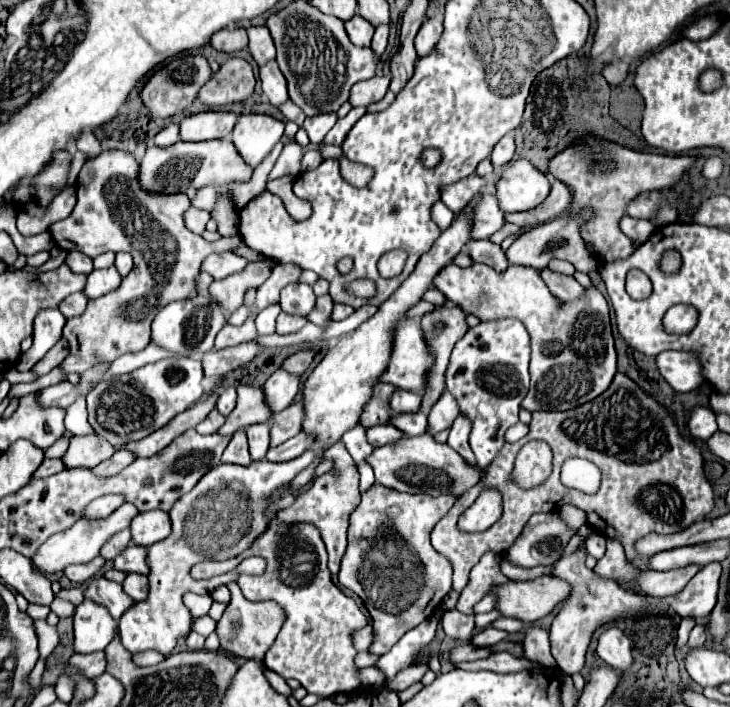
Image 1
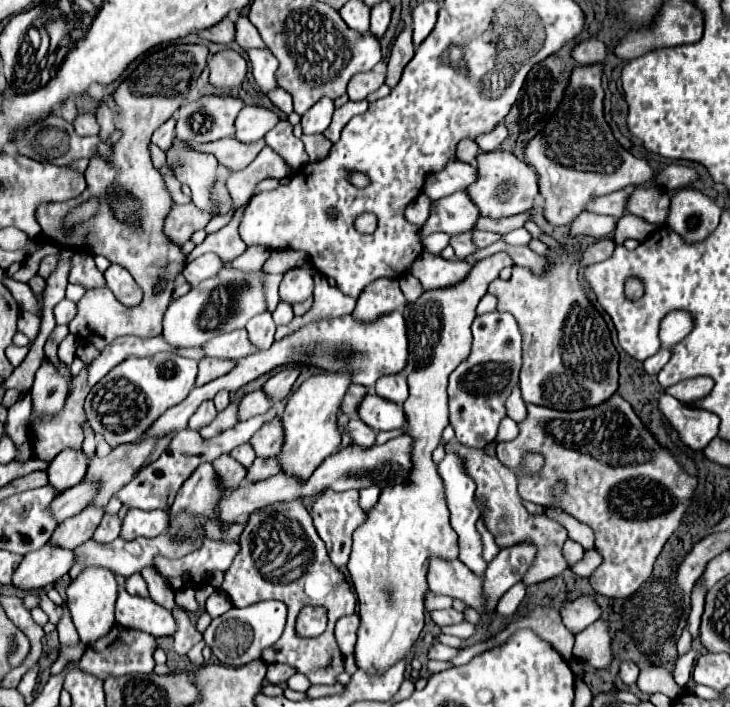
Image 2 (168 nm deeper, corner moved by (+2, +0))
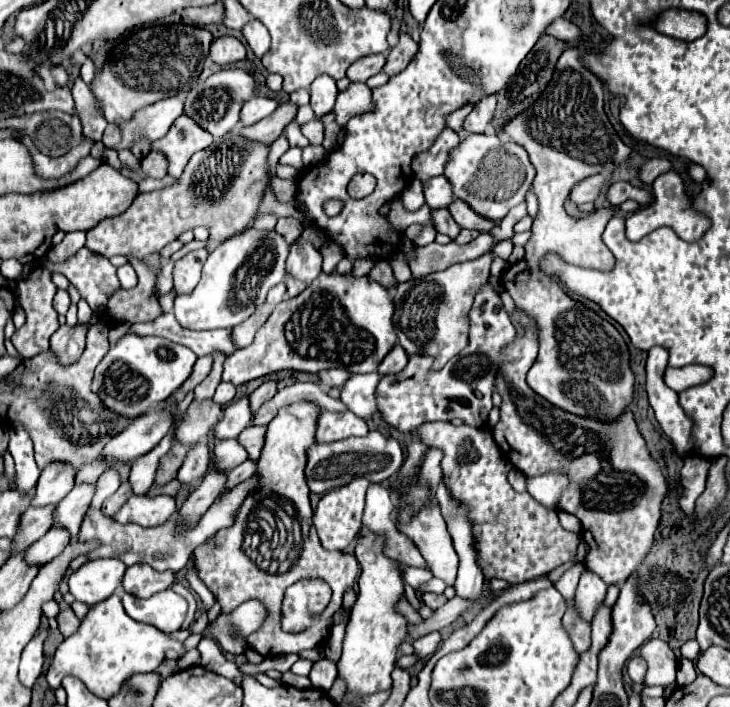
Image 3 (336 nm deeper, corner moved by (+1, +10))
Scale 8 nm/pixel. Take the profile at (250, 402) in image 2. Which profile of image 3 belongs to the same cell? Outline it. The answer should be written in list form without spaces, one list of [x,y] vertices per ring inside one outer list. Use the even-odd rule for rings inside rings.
[[[241,398],[237,402],[231,402],[225,408],[223,418],[217,422],[217,428],[213,432],[215,440],[231,440],[237,438],[245,426],[249,426],[251,414],[249,414],[249,400]]]

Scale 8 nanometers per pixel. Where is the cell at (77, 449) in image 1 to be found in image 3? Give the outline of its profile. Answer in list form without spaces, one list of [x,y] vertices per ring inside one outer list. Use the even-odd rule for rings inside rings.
[[[51,462],[39,476],[31,506],[57,506],[73,488],[75,474],[69,464]]]

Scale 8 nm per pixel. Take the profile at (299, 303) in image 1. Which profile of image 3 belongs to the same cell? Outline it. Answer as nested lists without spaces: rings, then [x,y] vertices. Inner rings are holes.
[[[295,240],[287,256],[287,272],[309,284],[321,274],[321,252],[307,240]]]

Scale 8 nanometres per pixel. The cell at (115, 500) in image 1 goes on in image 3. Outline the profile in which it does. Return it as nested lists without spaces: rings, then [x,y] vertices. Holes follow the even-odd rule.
[[[51,528],[43,538],[39,538],[25,550],[25,562],[43,566],[55,556],[59,556],[67,544],[69,544],[69,534],[63,528]]]

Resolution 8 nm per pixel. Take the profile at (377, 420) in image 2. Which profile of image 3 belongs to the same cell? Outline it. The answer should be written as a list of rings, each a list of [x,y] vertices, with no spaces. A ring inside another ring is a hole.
[[[351,374],[349,380],[343,384],[341,400],[355,412],[359,418],[371,418],[377,414],[375,404],[375,388],[379,382],[379,374]]]

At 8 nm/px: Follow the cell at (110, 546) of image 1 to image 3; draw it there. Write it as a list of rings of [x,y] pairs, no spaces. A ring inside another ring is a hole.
[[[123,482],[123,484],[119,486],[119,490],[117,490],[115,494],[111,494],[111,496],[103,502],[103,512],[105,512],[107,516],[113,516],[131,496],[133,496],[131,484],[129,484],[129,482]]]

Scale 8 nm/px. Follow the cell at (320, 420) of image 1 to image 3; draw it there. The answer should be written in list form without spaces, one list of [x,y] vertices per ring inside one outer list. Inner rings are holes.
[[[299,402],[299,404],[291,404],[281,408],[281,412],[275,416],[273,422],[269,422],[267,426],[267,434],[265,434],[265,446],[261,452],[261,458],[257,460],[257,472],[255,476],[259,478],[259,488],[255,488],[241,504],[233,526],[223,528],[221,532],[217,532],[217,536],[211,536],[211,540],[205,540],[205,544],[201,544],[201,548],[197,548],[195,556],[195,568],[197,568],[197,576],[199,580],[211,590],[215,602],[221,606],[221,612],[229,614],[233,612],[239,604],[247,602],[247,600],[261,600],[269,612],[269,616],[265,618],[265,624],[261,624],[259,632],[253,632],[251,636],[247,636],[247,644],[259,652],[261,656],[279,656],[279,654],[291,654],[291,652],[301,652],[305,648],[315,648],[321,642],[327,640],[329,636],[329,628],[331,628],[331,616],[337,612],[337,608],[341,608],[341,598],[343,592],[353,586],[357,574],[359,574],[359,562],[353,554],[345,554],[345,552],[327,552],[321,548],[319,544],[319,536],[313,528],[313,510],[309,504],[309,488],[305,482],[305,462],[307,462],[307,448],[315,444],[315,426],[317,426],[317,416],[319,416],[319,408],[313,402]],[[301,578],[323,578],[331,590],[331,602],[327,604],[327,608],[317,616],[317,624],[309,626],[303,632],[295,632],[295,634],[287,634],[281,630],[281,600],[283,600],[283,592],[287,586],[295,584]]]

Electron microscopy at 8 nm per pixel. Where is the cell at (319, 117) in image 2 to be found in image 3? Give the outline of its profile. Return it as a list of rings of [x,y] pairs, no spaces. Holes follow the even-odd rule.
[[[325,74],[317,76],[317,80],[311,84],[309,92],[311,92],[311,108],[313,108],[317,118],[333,110],[335,98],[339,94],[335,80],[331,76],[325,76]]]

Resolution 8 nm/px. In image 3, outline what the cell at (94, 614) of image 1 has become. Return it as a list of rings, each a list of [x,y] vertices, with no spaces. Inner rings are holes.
[[[117,558],[89,560],[69,576],[69,592],[79,602],[89,606],[99,604],[121,586],[125,568],[127,566]]]

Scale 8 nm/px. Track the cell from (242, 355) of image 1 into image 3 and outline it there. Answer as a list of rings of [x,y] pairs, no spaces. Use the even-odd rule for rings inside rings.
[[[203,356],[203,358],[197,358],[197,364],[195,364],[195,368],[193,368],[193,372],[191,372],[191,376],[189,376],[189,380],[179,388],[179,392],[181,394],[187,394],[187,392],[191,392],[207,374],[209,374],[209,370],[211,370],[211,356]]]

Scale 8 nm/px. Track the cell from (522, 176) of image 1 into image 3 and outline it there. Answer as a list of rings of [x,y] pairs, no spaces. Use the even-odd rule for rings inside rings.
[[[467,134],[461,144],[453,148],[453,156],[449,156],[443,176],[453,184],[457,198],[469,204],[479,216],[503,220],[513,206],[525,201],[525,194],[535,178],[535,168],[523,146],[501,142],[497,134]]]

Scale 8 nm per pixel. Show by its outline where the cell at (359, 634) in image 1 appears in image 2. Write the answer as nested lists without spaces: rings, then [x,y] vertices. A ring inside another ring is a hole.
[[[352,614],[352,616],[344,616],[336,622],[336,640],[338,640],[338,646],[344,656],[350,656],[354,652],[356,630],[360,626],[358,620],[360,620],[358,614]]]

